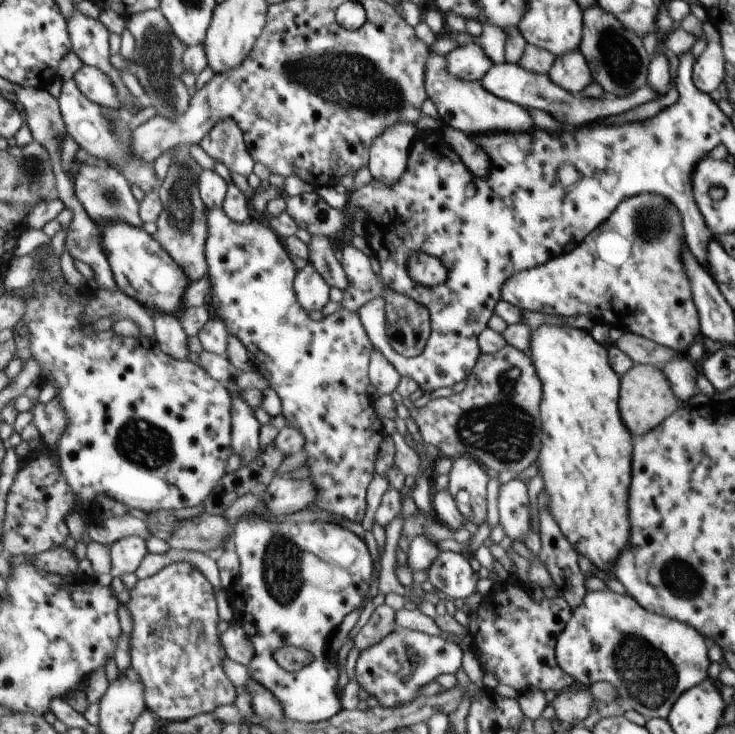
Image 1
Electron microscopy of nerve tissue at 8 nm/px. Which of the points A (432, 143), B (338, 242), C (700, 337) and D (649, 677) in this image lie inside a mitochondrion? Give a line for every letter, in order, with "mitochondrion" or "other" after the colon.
A: mitochondrion
B: other
C: other
D: mitochondrion

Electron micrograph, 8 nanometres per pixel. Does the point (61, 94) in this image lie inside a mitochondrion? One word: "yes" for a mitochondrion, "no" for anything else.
no

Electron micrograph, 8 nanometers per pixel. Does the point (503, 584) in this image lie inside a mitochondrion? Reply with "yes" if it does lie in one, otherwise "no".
no

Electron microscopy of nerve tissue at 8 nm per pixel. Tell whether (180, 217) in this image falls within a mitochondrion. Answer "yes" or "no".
yes

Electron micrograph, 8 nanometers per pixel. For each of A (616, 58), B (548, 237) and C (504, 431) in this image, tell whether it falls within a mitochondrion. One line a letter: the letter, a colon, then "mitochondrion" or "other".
A: mitochondrion
B: other
C: mitochondrion

